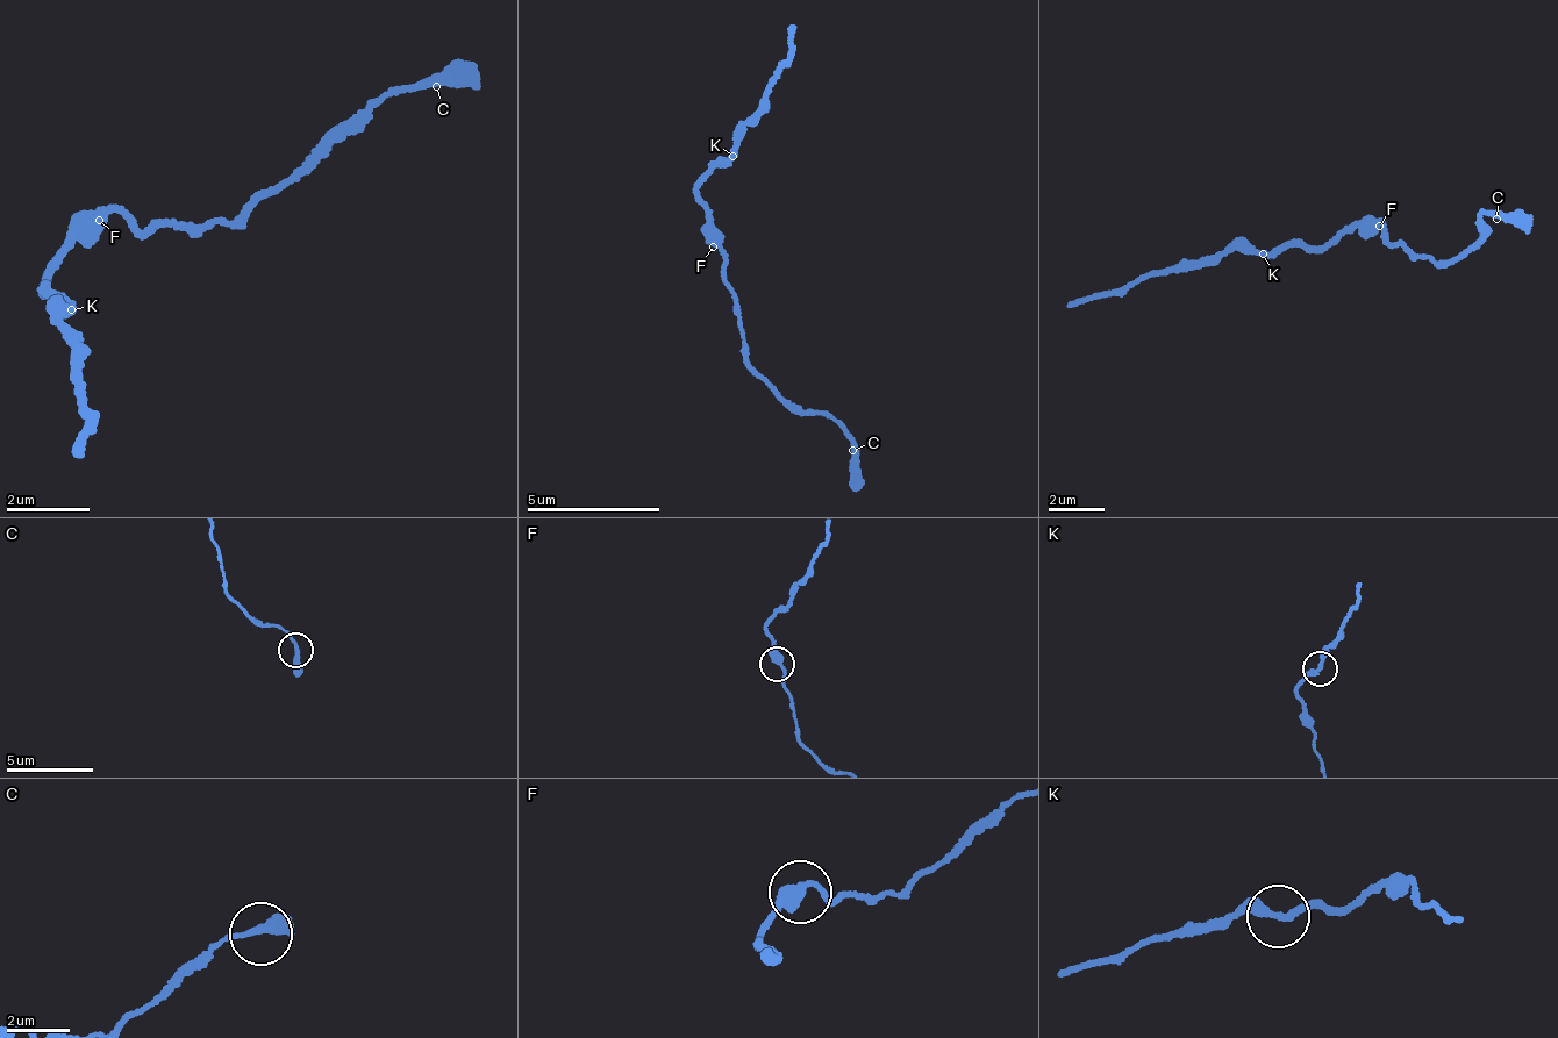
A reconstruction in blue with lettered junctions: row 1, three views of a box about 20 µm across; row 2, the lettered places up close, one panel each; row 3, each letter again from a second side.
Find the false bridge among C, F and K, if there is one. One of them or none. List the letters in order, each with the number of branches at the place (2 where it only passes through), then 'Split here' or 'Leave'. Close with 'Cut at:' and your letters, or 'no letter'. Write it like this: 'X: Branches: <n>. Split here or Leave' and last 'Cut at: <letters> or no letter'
C: Branches: 2. Leave
F: Branches: 2. Leave
K: Branches: 2. Leave
Cut at: no letter

